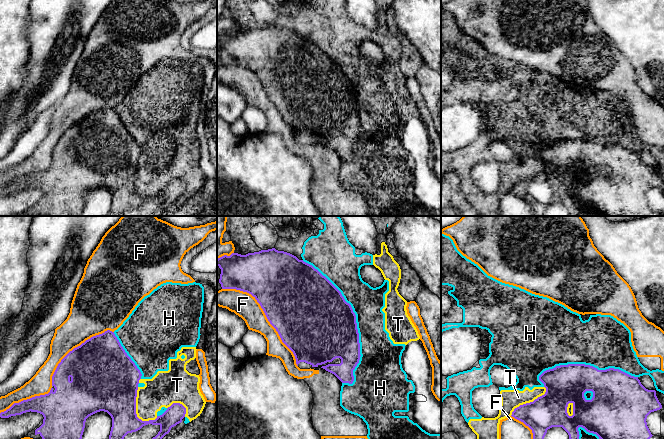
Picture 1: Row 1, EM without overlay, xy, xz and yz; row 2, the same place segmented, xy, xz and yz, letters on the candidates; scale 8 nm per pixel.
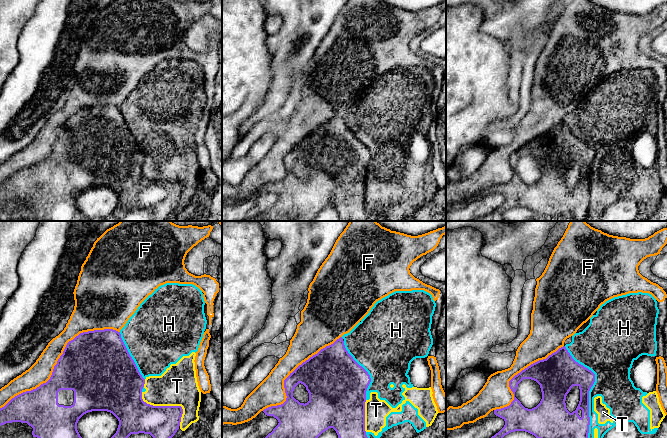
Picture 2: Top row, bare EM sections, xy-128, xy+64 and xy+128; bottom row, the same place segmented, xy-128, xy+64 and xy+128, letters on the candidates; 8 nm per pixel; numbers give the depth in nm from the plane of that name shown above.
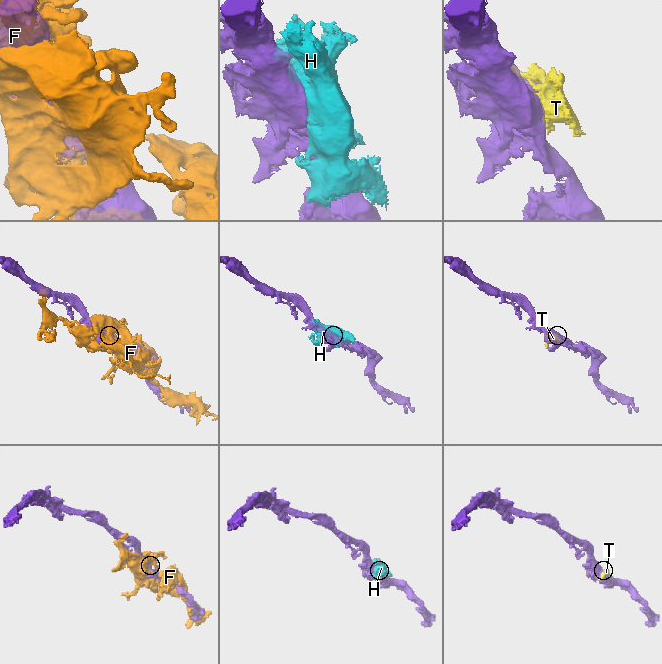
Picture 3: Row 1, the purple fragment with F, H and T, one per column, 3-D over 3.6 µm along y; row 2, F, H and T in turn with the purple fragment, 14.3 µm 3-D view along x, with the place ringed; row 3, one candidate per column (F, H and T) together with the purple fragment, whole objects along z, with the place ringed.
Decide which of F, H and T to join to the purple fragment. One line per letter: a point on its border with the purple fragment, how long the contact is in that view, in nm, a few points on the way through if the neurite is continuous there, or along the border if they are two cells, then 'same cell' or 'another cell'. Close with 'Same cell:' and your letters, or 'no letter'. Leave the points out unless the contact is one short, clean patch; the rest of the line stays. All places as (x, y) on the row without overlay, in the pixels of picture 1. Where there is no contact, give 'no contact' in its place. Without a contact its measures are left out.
F: xz (266, 92) | 850 nm | another cell
H: xz (355, 95) | 1050 nm | another cell
T: xy (135, 186) | 300 nm | another cell
Same cell: no letter

